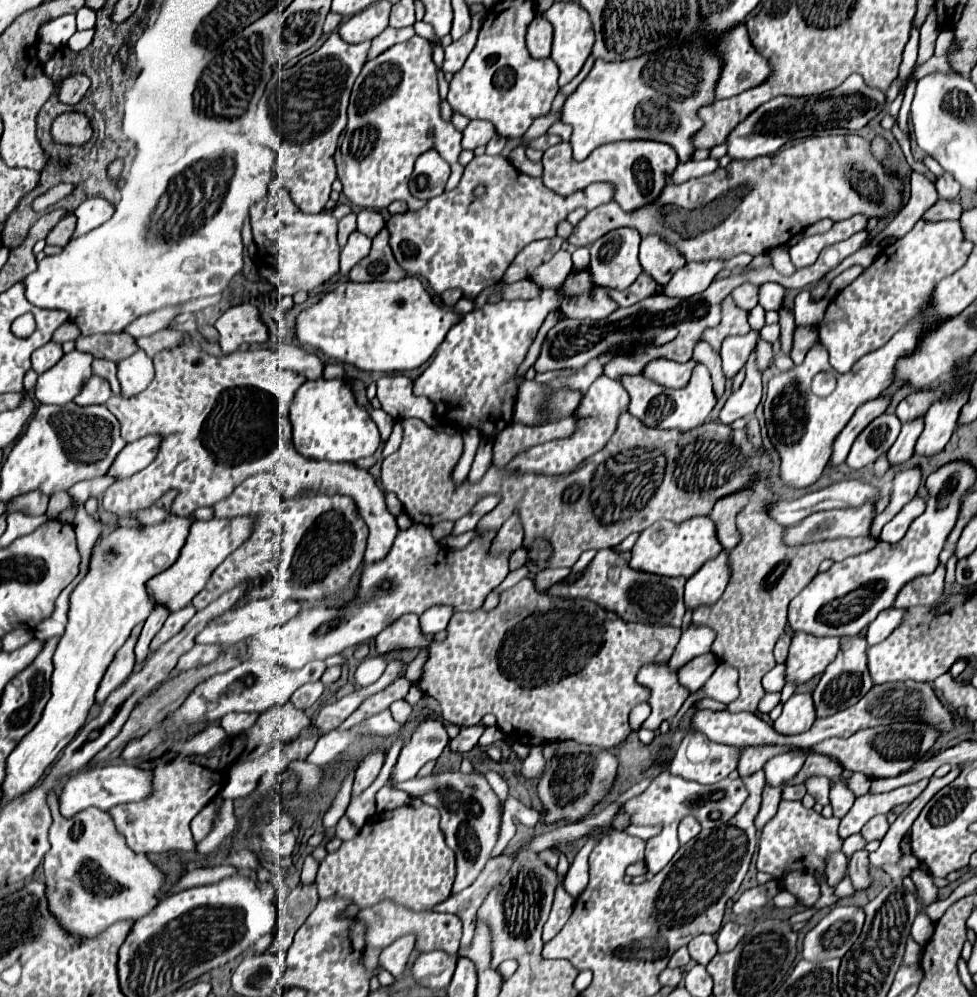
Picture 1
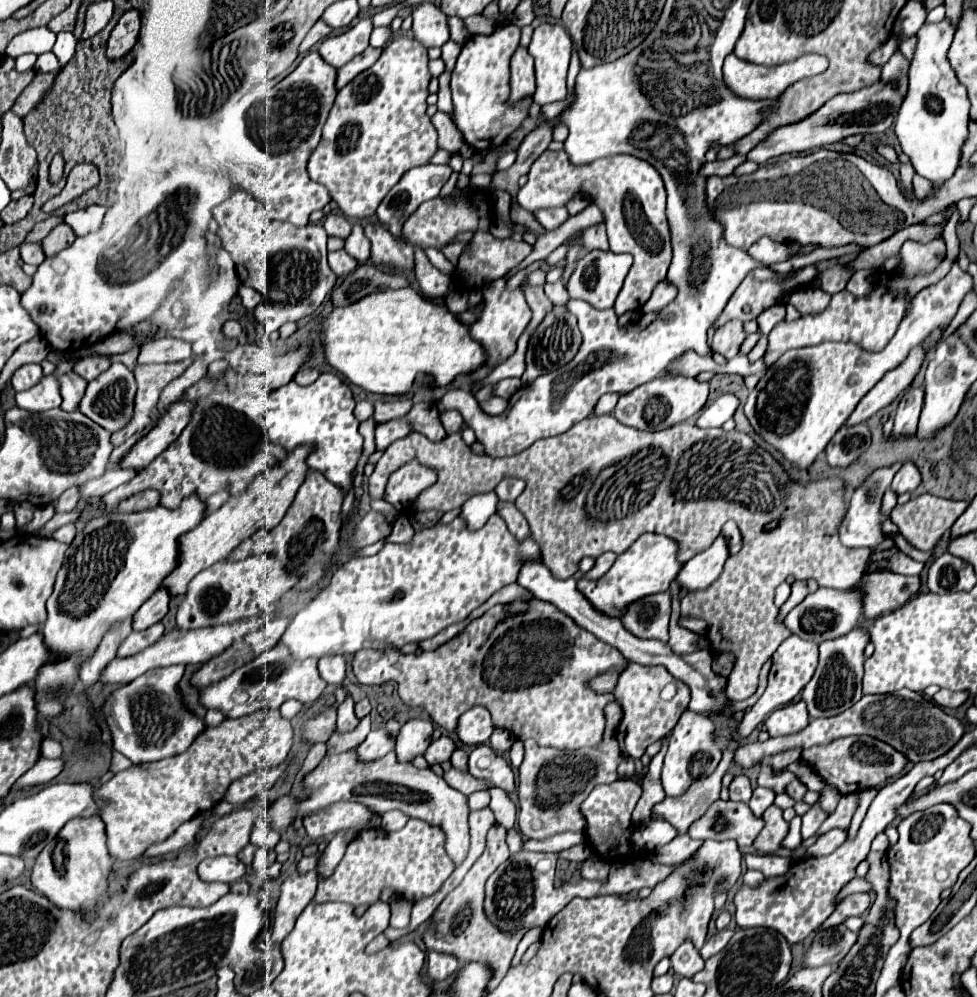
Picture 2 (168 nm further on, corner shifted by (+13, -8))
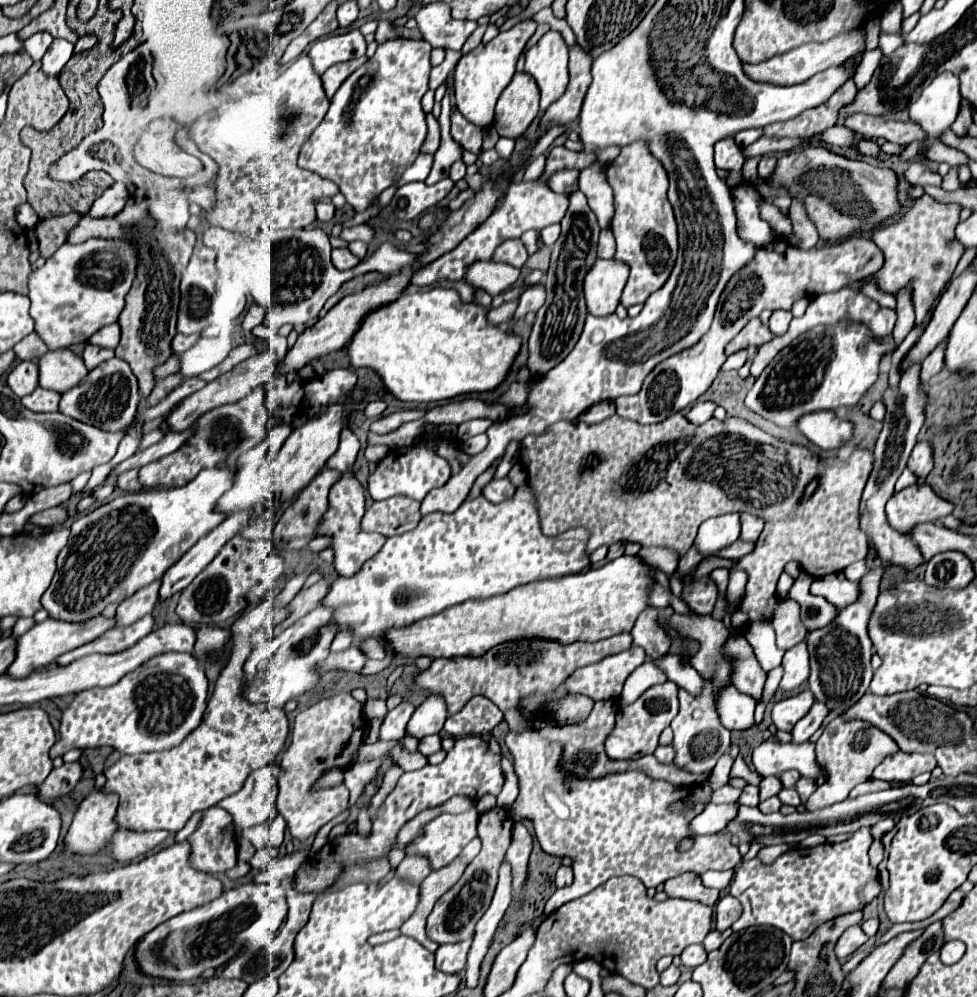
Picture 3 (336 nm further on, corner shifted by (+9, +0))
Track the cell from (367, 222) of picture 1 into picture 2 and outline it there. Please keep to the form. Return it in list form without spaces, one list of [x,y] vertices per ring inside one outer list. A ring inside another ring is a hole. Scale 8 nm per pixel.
[[[354,224],[350,236],[346,238],[344,250],[346,250],[352,258],[356,258],[358,262],[366,262],[366,260],[368,260],[368,256],[370,256],[370,242],[368,242],[368,238],[364,236],[362,224]]]

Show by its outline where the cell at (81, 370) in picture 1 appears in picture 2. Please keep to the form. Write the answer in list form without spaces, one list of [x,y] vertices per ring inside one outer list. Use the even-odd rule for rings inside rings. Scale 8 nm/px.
[[[60,362],[56,370],[48,376],[44,376],[36,386],[22,390],[16,394],[16,404],[30,412],[44,412],[50,408],[58,408],[62,404],[60,388],[58,388],[58,376],[72,370],[72,362]]]

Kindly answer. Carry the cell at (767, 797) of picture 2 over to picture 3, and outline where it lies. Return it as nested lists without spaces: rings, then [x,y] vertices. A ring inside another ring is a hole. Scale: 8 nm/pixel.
[[[766,776],[760,782],[760,800],[766,800],[770,796],[776,796],[782,790],[782,784],[778,780],[778,776]]]

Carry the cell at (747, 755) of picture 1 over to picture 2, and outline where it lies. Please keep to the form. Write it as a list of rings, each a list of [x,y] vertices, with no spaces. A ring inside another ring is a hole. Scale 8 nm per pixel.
[[[734,776],[732,784],[730,784],[730,798],[732,800],[740,800],[740,802],[748,802],[752,796],[753,790],[748,776]]]

